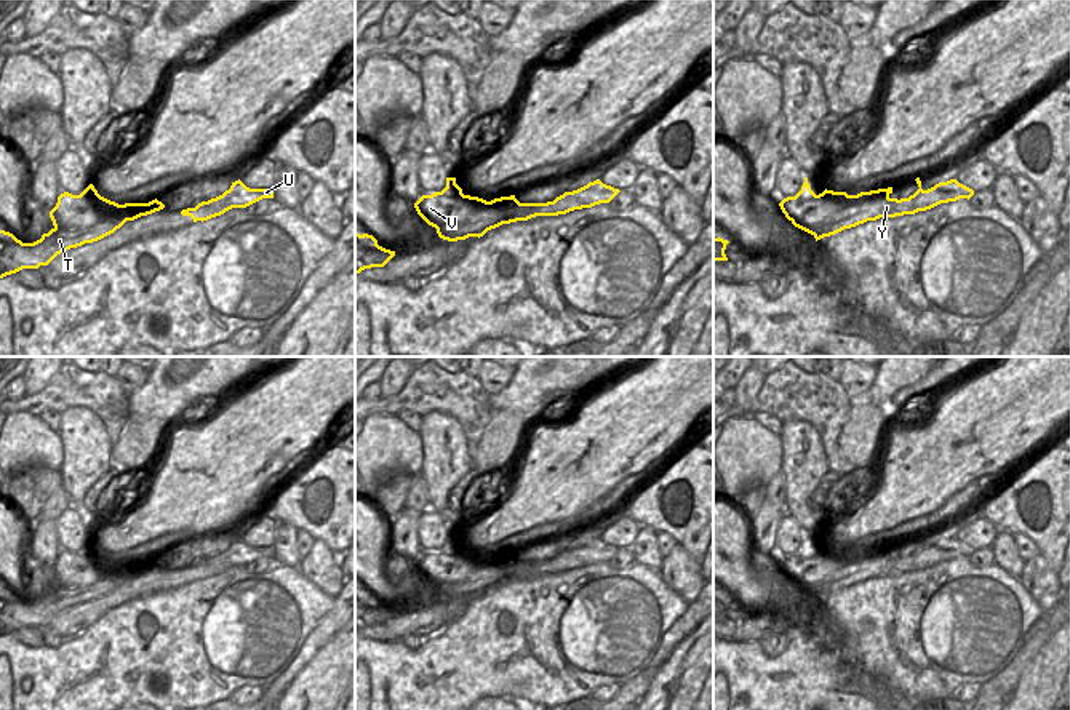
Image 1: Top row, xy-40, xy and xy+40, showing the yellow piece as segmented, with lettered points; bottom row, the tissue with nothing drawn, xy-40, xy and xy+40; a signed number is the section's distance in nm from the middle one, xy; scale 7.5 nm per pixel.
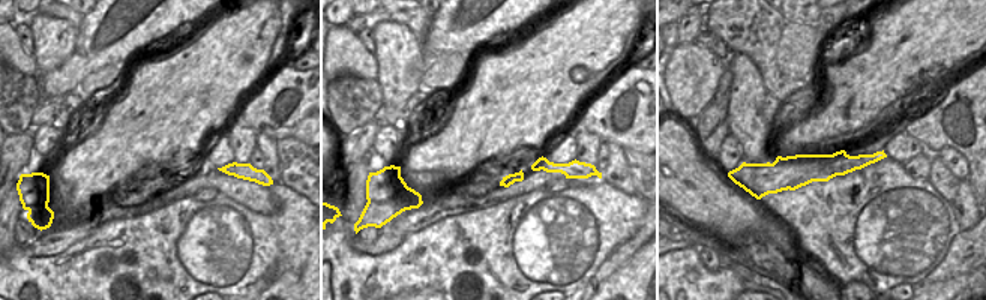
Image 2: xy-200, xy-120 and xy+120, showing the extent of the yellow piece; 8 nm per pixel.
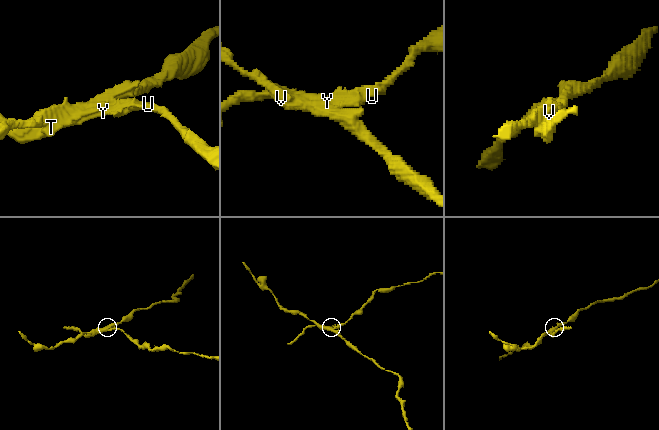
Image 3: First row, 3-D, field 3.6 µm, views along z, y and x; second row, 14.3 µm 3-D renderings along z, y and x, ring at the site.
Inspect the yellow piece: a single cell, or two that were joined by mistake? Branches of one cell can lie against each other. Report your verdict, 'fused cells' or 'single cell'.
fused cells

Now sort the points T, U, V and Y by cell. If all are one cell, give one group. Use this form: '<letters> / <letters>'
T U Y / V

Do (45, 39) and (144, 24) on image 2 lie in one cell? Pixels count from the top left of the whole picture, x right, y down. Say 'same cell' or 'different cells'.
different cells

